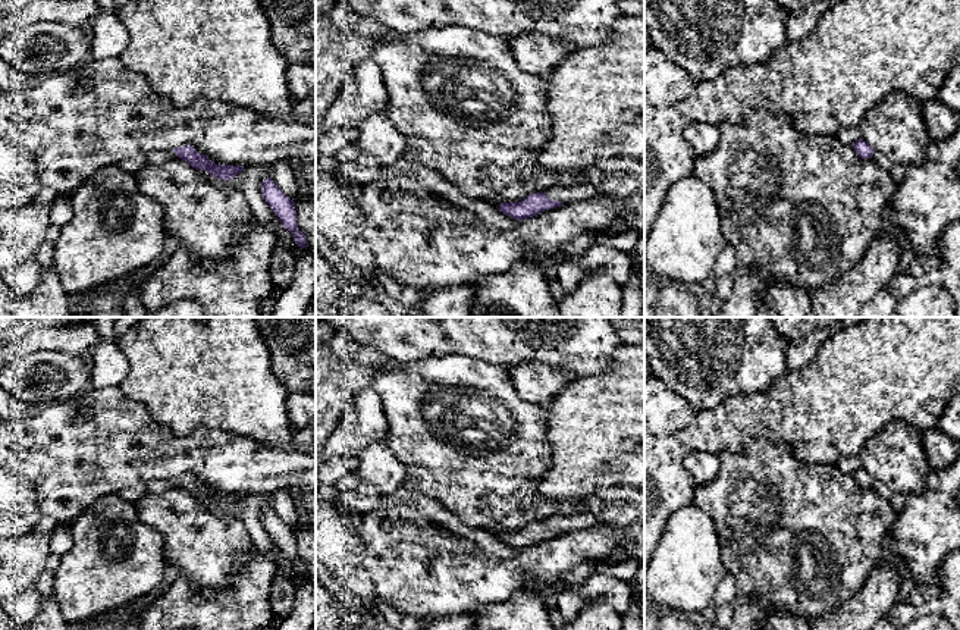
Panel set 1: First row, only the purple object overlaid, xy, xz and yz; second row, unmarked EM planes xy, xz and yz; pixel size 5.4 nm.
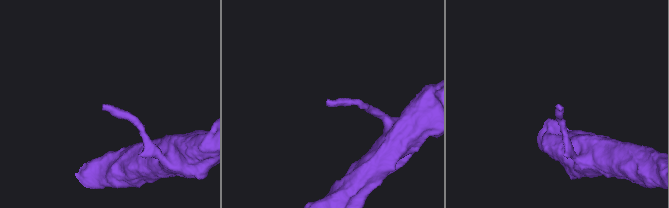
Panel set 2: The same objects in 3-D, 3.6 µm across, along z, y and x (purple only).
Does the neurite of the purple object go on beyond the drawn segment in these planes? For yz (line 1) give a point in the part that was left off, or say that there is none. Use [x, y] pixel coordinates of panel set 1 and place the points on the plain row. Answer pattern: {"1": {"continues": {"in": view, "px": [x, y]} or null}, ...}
{"1": {"continues": null}}

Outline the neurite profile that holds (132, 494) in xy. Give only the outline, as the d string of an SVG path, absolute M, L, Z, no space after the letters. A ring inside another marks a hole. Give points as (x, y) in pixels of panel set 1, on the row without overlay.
M138 483L138 485L134 486L134 488L119 490L117 495L119 495L122 499L126 499L126 501L131 501L131 502L137 502L137 501L138 501L139 498L142 498L147 492L148 492L147 483Z

